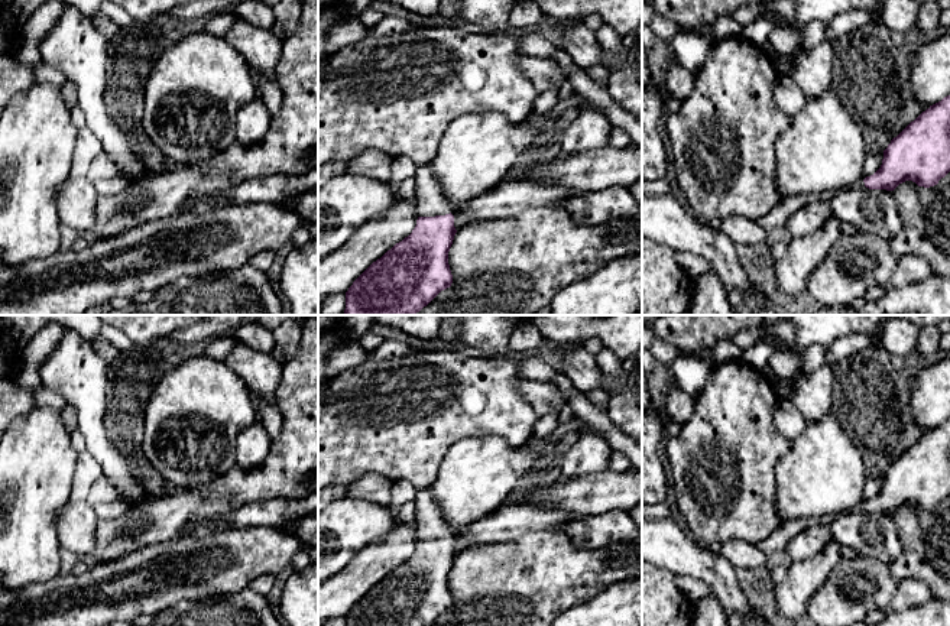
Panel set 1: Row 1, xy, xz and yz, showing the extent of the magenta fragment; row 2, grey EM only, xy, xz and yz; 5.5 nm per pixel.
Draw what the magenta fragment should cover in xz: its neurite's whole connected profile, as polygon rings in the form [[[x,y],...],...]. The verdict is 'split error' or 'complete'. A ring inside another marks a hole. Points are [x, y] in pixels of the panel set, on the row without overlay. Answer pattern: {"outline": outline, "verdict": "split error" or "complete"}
{"outline": [[[429,489],[416,490],[418,544],[412,557],[373,586],[348,612],[346,626],[431,626],[453,607],[448,575],[457,557],[444,513]]], "verdict": "split error"}

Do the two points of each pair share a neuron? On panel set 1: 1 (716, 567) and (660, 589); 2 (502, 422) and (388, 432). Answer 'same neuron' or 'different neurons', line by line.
1: different neurons
2: same neuron

